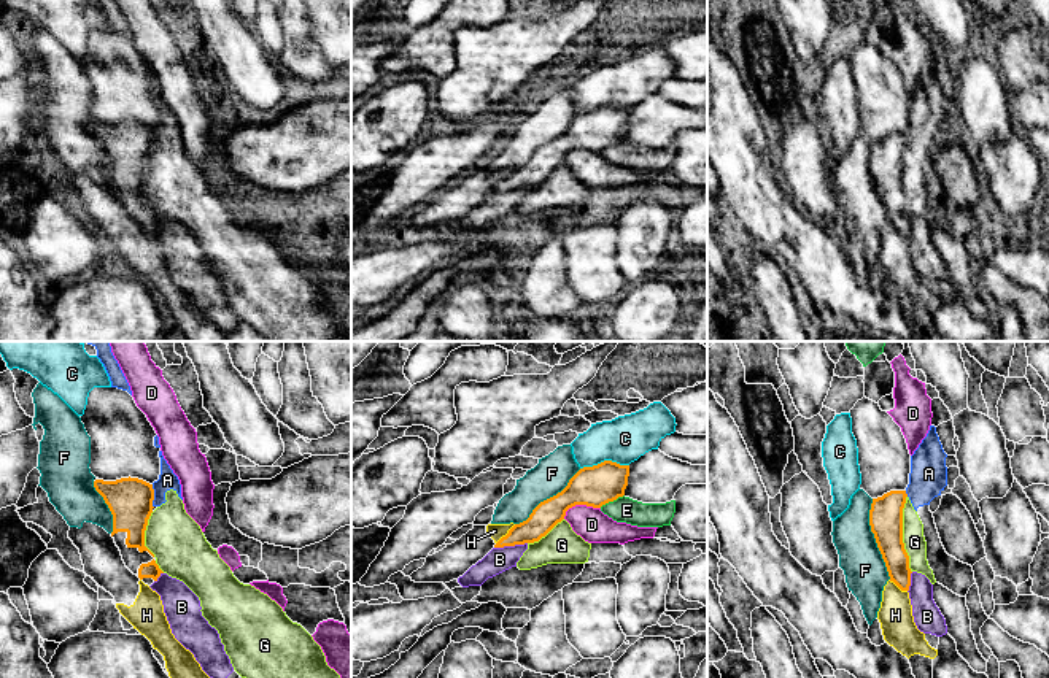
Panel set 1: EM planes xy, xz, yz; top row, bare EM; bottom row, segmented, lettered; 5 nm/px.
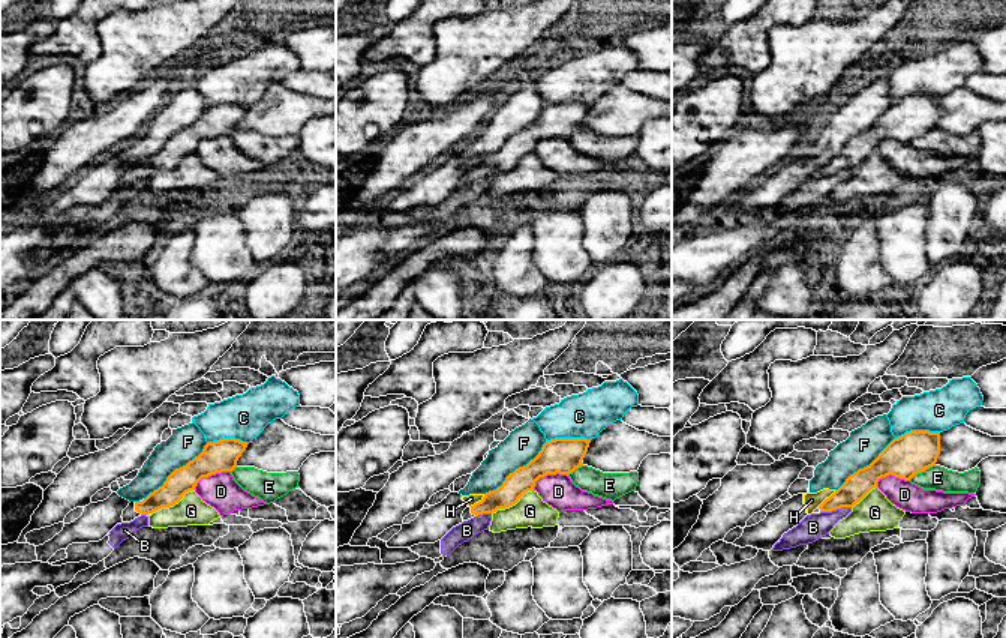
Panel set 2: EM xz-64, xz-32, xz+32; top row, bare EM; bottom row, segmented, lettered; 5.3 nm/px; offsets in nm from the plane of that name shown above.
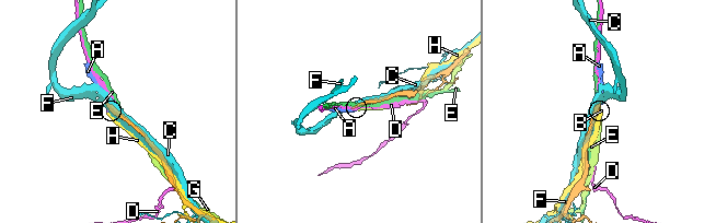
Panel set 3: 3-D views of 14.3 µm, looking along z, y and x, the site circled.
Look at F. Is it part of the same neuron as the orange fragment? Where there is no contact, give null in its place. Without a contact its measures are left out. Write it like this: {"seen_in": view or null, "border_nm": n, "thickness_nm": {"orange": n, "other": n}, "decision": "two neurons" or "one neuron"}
{"seen_in": "yz", "border_nm": 420, "thickness_nm": {"orange": 180, "other": 220}, "decision": "two neurons"}

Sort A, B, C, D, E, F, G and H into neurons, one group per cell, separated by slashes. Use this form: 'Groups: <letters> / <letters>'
Groups: A G / B / C / D / E / F / H

